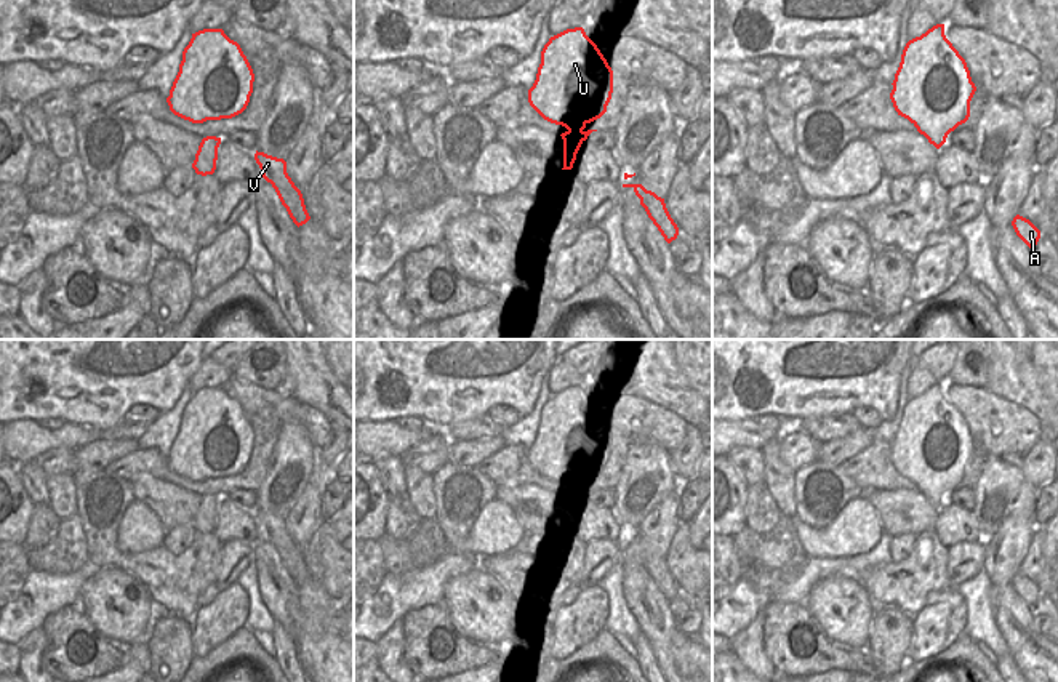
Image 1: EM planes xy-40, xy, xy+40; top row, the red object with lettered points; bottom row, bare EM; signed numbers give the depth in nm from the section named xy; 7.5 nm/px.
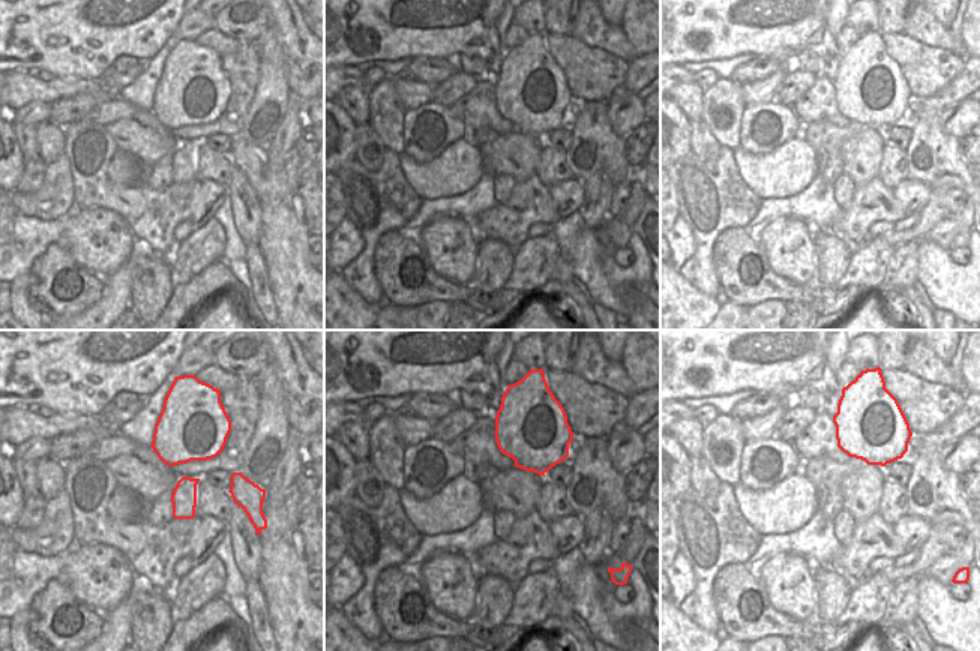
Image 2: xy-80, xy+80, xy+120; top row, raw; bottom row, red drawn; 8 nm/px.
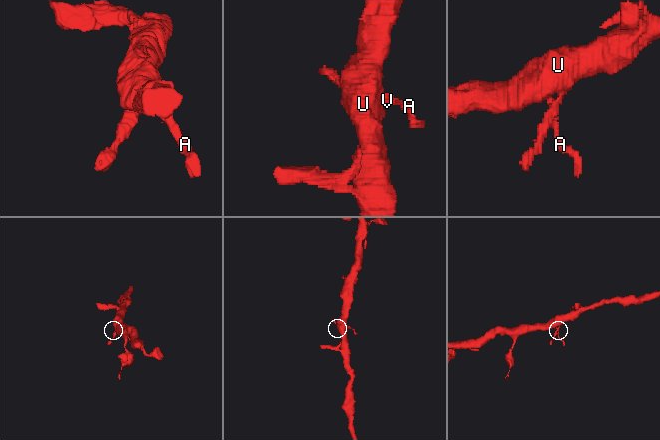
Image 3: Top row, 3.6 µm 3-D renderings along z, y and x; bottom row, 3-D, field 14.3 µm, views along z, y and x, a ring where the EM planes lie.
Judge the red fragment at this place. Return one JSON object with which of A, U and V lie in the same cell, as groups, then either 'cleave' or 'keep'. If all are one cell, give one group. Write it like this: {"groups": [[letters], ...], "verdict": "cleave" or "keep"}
{"groups": [["A", "U", "V"]], "verdict": "keep"}

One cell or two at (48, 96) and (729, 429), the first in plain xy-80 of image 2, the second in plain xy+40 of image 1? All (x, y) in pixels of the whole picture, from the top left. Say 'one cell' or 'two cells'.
one cell

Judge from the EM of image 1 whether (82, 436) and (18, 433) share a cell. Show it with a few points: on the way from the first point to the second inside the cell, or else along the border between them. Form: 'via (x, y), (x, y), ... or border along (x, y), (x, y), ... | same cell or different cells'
via (66, 436), (34, 437) | same cell

